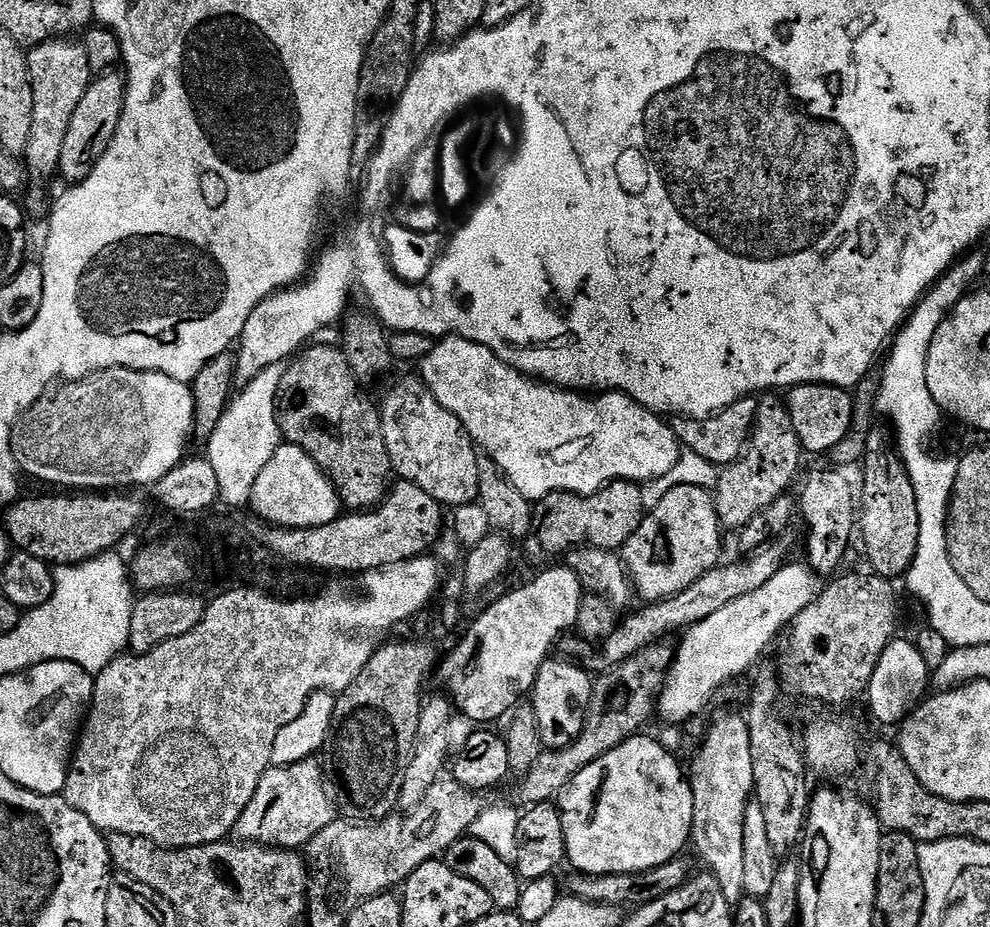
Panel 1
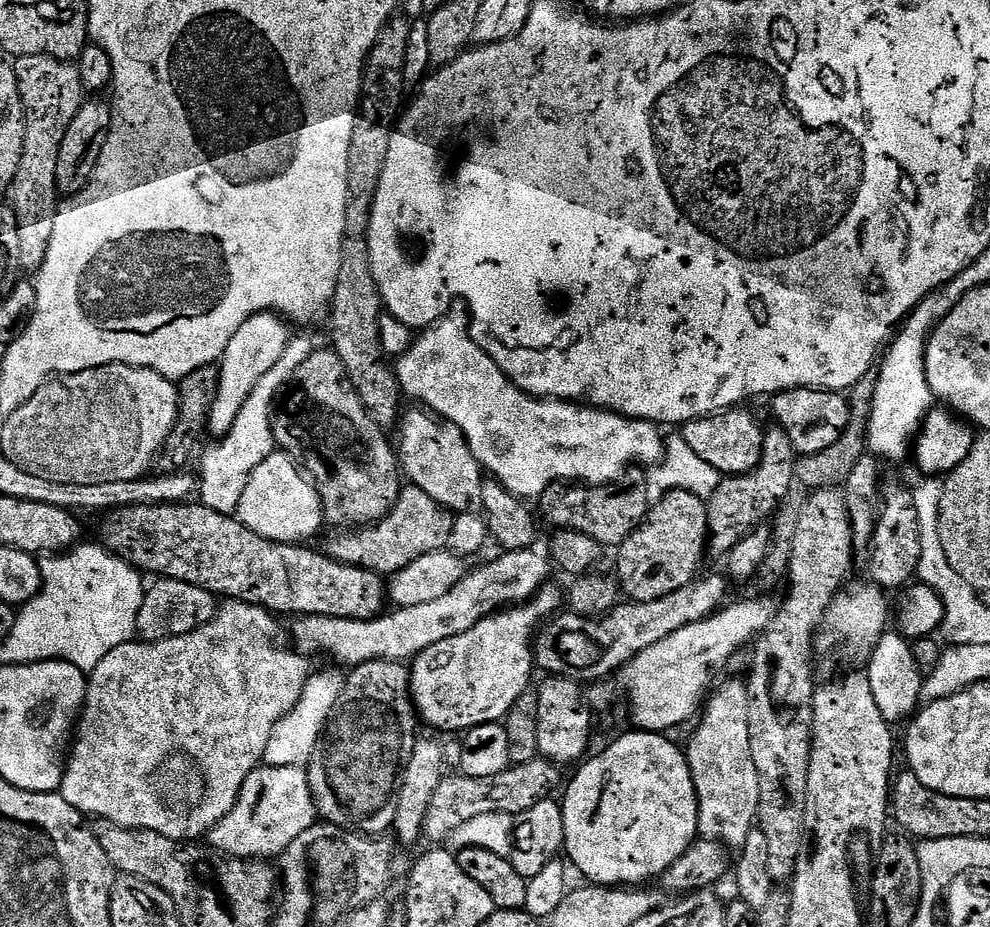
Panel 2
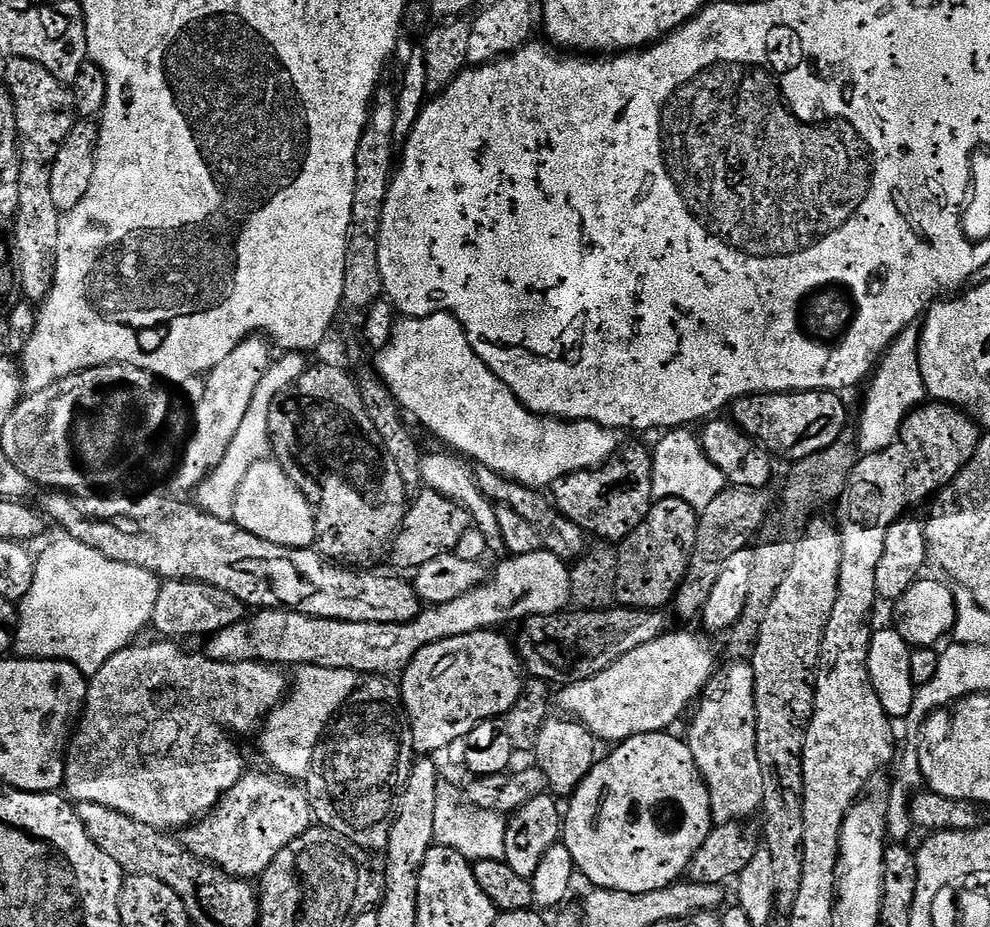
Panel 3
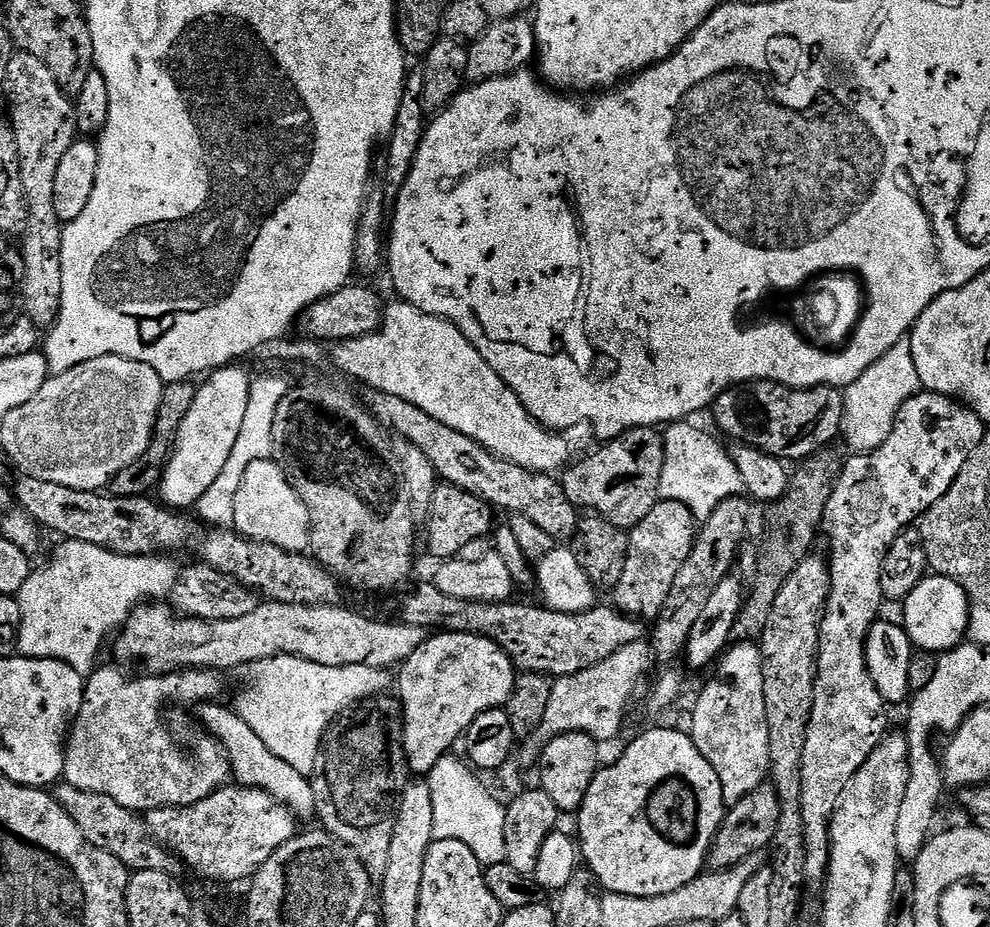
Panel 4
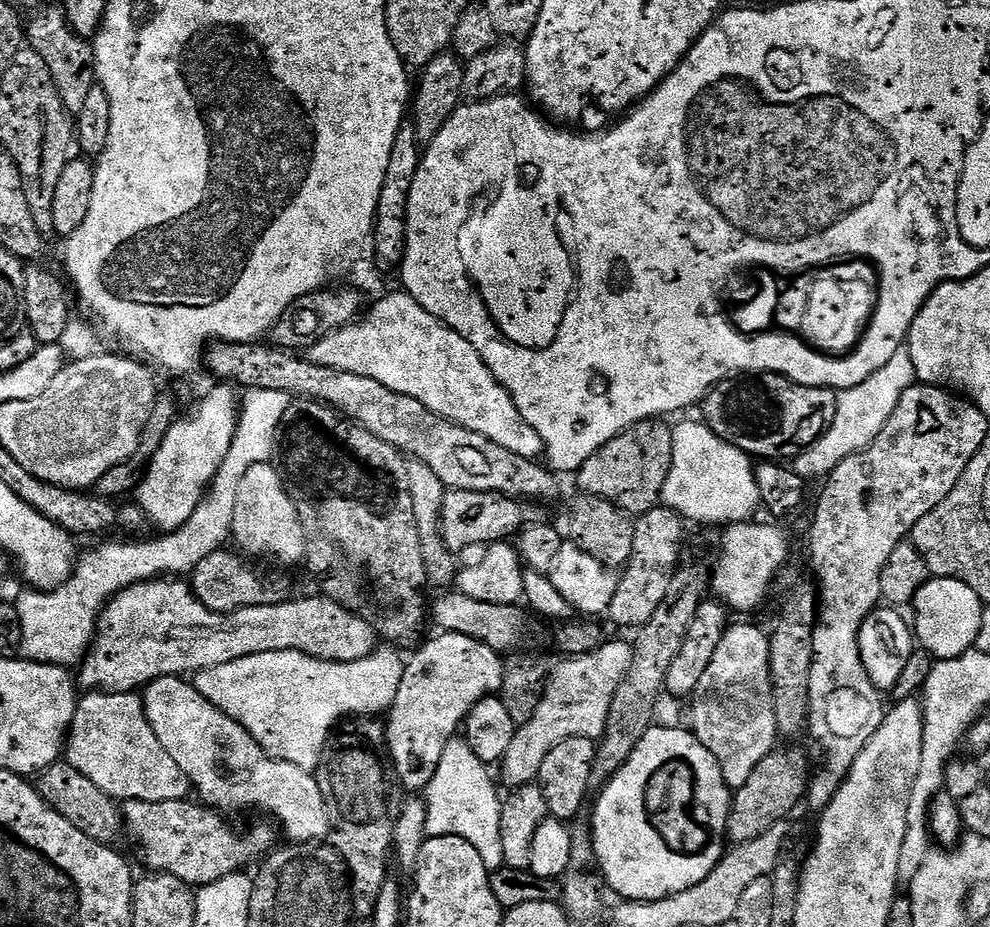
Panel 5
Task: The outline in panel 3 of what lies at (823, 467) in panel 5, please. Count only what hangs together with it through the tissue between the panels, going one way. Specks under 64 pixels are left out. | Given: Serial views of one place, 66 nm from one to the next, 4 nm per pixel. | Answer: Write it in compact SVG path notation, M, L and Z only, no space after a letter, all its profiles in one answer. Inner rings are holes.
M909 326L888 345L867 381L868 393L864 396L864 409L857 421L857 448L863 455L872 455L890 447L900 435L900 427L913 408L925 403L926 389L920 373L920 353L914 350L918 332ZM912 352L912 353L911 353ZM872 380L872 381L871 381Z

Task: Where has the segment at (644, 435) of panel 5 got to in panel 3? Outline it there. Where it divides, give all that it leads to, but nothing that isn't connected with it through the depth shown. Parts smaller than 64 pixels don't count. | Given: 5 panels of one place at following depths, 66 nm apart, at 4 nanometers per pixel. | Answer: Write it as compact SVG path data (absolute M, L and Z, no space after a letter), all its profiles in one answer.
M627 444L599 468L572 472L550 486L550 499L556 509L589 537L604 542L621 542L627 538L643 522L654 503L651 490L653 453L640 444Z

